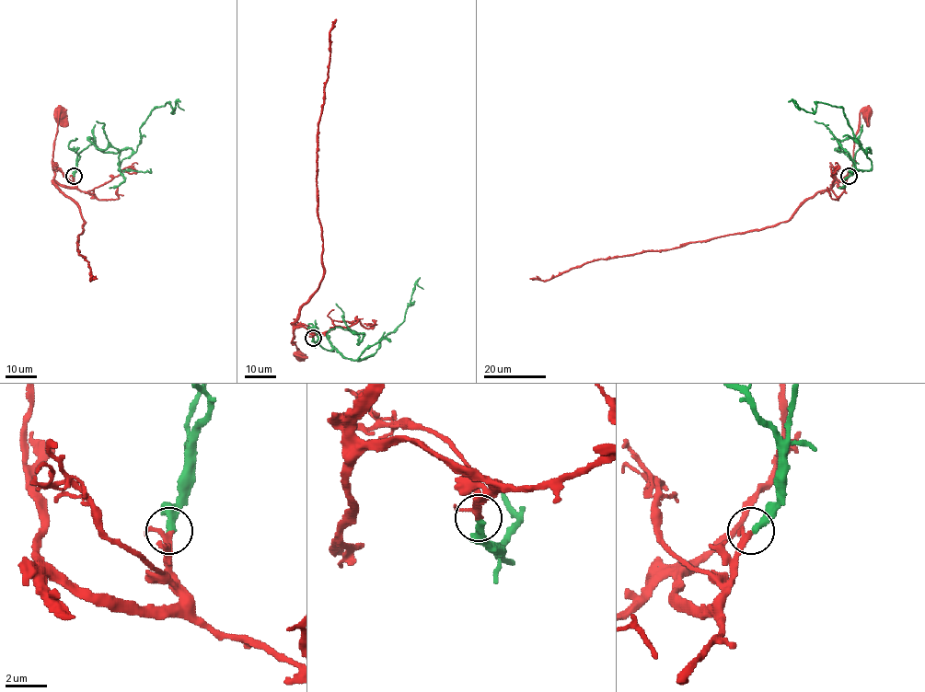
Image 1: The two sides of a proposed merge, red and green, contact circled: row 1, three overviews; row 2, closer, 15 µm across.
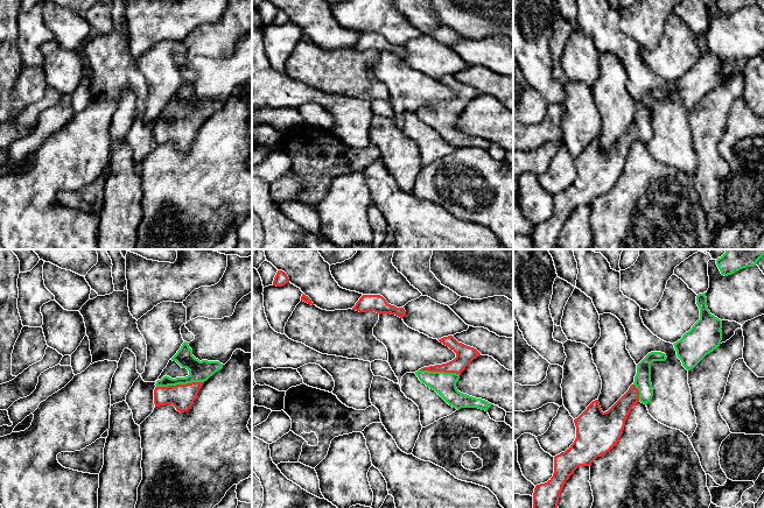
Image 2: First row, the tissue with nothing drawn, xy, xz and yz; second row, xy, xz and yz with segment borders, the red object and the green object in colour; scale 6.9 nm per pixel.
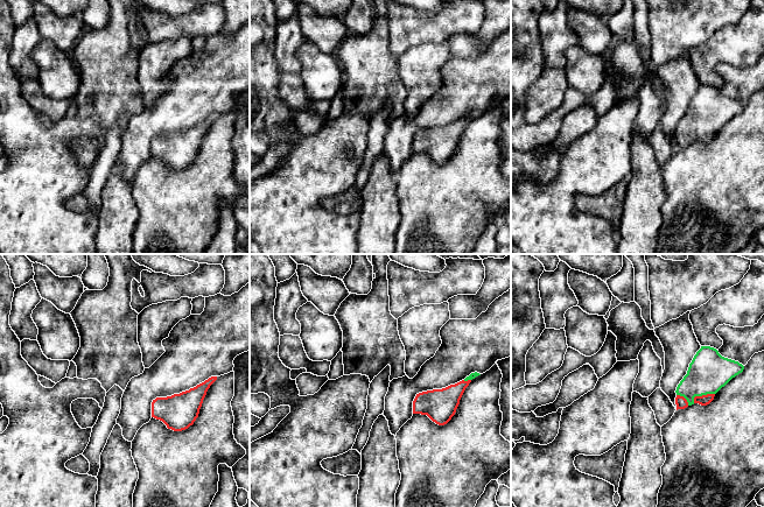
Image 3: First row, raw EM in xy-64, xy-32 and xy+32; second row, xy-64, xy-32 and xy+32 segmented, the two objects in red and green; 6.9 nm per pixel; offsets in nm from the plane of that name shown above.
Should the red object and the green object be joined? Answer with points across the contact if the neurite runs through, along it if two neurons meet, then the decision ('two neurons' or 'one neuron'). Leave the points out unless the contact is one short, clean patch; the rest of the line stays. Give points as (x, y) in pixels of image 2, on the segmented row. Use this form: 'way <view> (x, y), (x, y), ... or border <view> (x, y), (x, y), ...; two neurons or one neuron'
way xy (182, 396), (180, 385), (198, 371); one neuron

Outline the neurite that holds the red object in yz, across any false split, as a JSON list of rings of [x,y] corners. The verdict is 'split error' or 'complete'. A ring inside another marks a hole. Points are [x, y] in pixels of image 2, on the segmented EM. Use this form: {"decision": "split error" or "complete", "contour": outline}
{"decision": "split error", "contour": [[[649,353],[637,365],[635,382],[608,411],[603,412],[598,400],[595,400],[574,419],[576,438],[569,449],[554,457],[553,477],[535,486],[533,508],[558,508],[560,493],[574,471],[580,466],[591,466],[597,457],[619,442],[632,407],[639,401],[647,404],[653,396],[651,364],[666,359],[665,353]]]}

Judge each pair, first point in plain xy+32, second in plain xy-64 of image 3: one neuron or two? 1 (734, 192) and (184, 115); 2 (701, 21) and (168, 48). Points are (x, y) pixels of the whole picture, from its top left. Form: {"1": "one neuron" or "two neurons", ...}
{"1": "two neurons", "2": "two neurons"}

